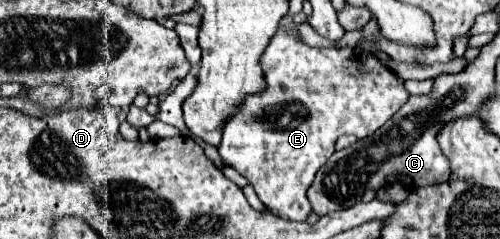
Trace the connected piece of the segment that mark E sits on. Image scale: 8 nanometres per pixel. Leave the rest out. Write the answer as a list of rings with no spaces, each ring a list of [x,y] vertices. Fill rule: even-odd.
[[[283,30],[277,32],[277,34],[273,36],[273,40],[269,42],[269,46],[265,48],[265,52],[263,52],[263,56],[261,56],[261,68],[263,68],[263,72],[265,72],[265,84],[267,84],[267,88],[261,90],[259,94],[249,94],[249,96],[239,104],[237,112],[235,112],[235,114],[225,122],[225,126],[223,126],[223,138],[221,138],[221,144],[219,144],[217,150],[219,150],[221,158],[223,158],[223,162],[225,162],[227,166],[233,166],[239,174],[243,174],[243,176],[249,180],[249,184],[255,188],[259,200],[261,200],[273,214],[277,214],[277,216],[281,216],[281,218],[287,218],[287,220],[305,220],[307,214],[311,212],[311,206],[309,206],[309,202],[307,202],[305,192],[307,192],[307,188],[311,186],[311,182],[313,182],[317,170],[319,170],[319,168],[331,158],[331,154],[335,152],[335,140],[337,140],[339,136],[343,136],[343,134],[353,134],[353,136],[357,136],[357,138],[367,138],[367,136],[371,136],[375,130],[379,130],[379,128],[403,106],[403,102],[407,102],[409,94],[407,94],[405,88],[403,88],[403,80],[401,80],[399,76],[395,76],[385,64],[381,64],[381,62],[375,58],[375,54],[365,52],[365,50],[359,50],[359,48],[311,48],[311,46],[305,46],[303,42],[299,42],[299,40],[295,38],[293,32],[283,32]]]

